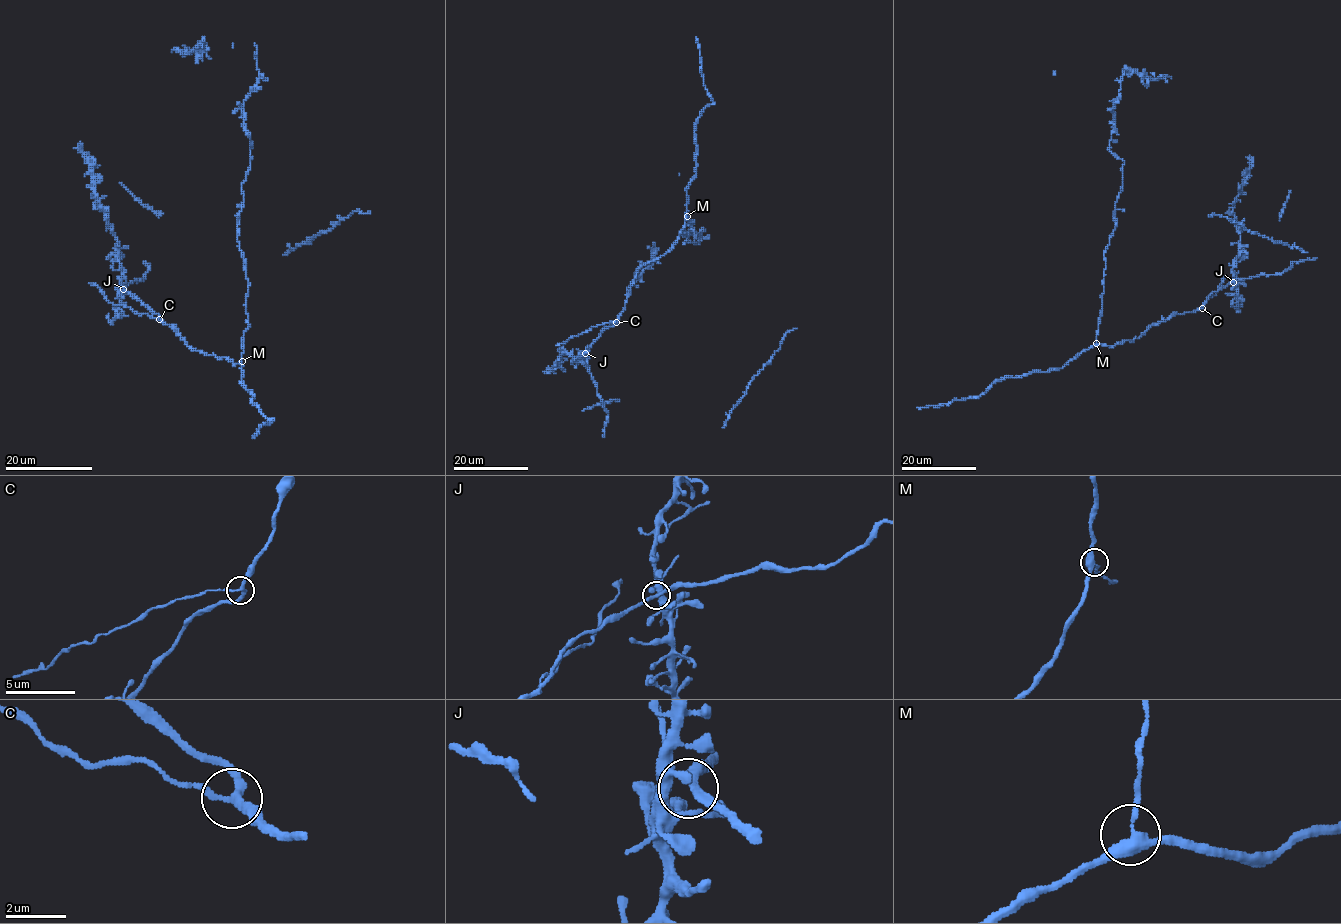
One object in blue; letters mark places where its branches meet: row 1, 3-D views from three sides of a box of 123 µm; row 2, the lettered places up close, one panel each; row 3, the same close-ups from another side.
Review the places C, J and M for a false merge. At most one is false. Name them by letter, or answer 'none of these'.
C

